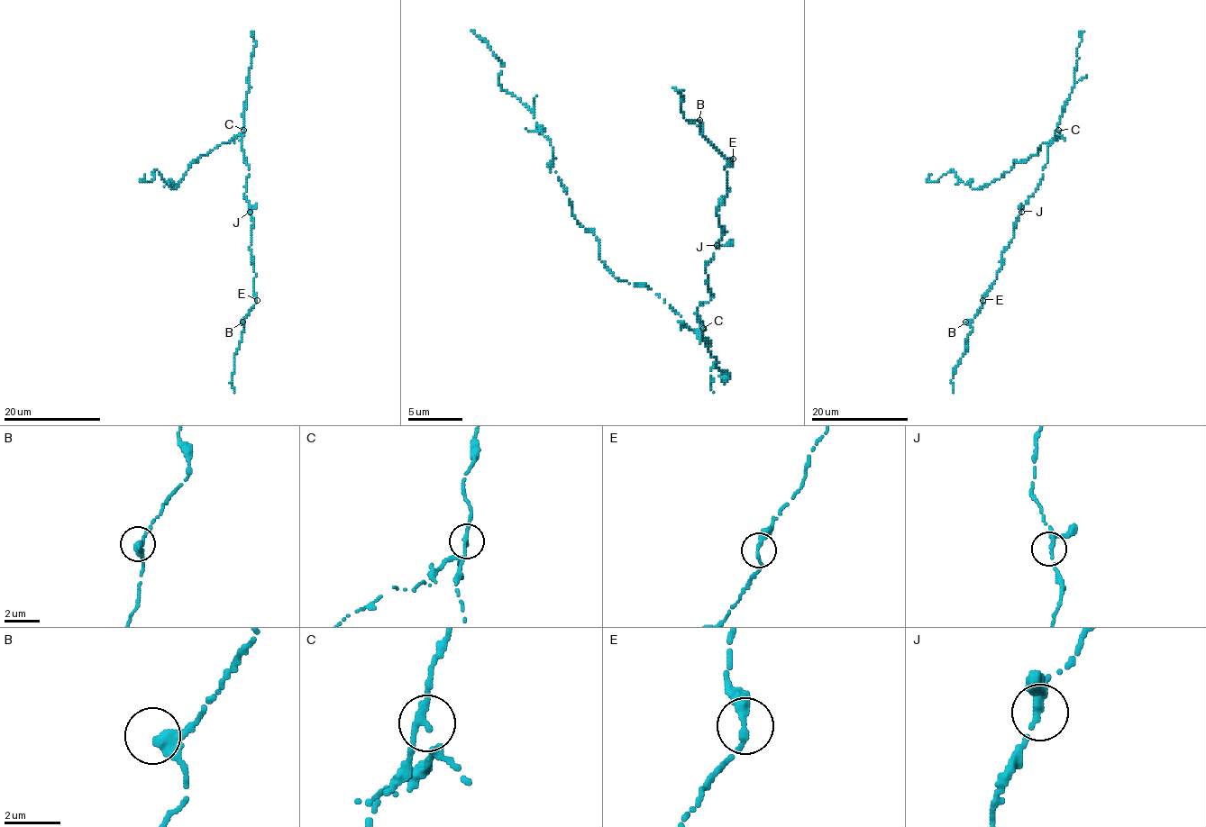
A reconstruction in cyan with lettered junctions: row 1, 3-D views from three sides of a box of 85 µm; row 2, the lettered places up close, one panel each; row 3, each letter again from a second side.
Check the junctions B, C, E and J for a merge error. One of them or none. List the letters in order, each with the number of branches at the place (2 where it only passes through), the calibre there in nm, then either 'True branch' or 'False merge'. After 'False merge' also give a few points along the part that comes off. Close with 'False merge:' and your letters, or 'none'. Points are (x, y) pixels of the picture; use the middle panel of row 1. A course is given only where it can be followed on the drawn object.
B: Branches: 2. Thickness 320 nm. True branch
C: Branches: 2. Thickness 240 nm. False merge. Course of the part to remove: (702, 327), (599, 259), (552, 150), (498, 82), (501, 63), (482, 41)
E: Branches: 2. Thickness 240 nm. True branch
J: Branches: 2. Thickness 280 nm. True branch
False merge: C

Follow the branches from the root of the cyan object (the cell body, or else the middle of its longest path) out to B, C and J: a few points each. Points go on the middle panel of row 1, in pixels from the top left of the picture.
B: (705, 303), (733, 159), (699, 120)
C: (705, 303), (702, 305), (699, 303), (697, 308), (702, 327)
J: (705, 303), (714, 297), (708, 289), (705, 264), (711, 261), (719, 245), (717, 245)

